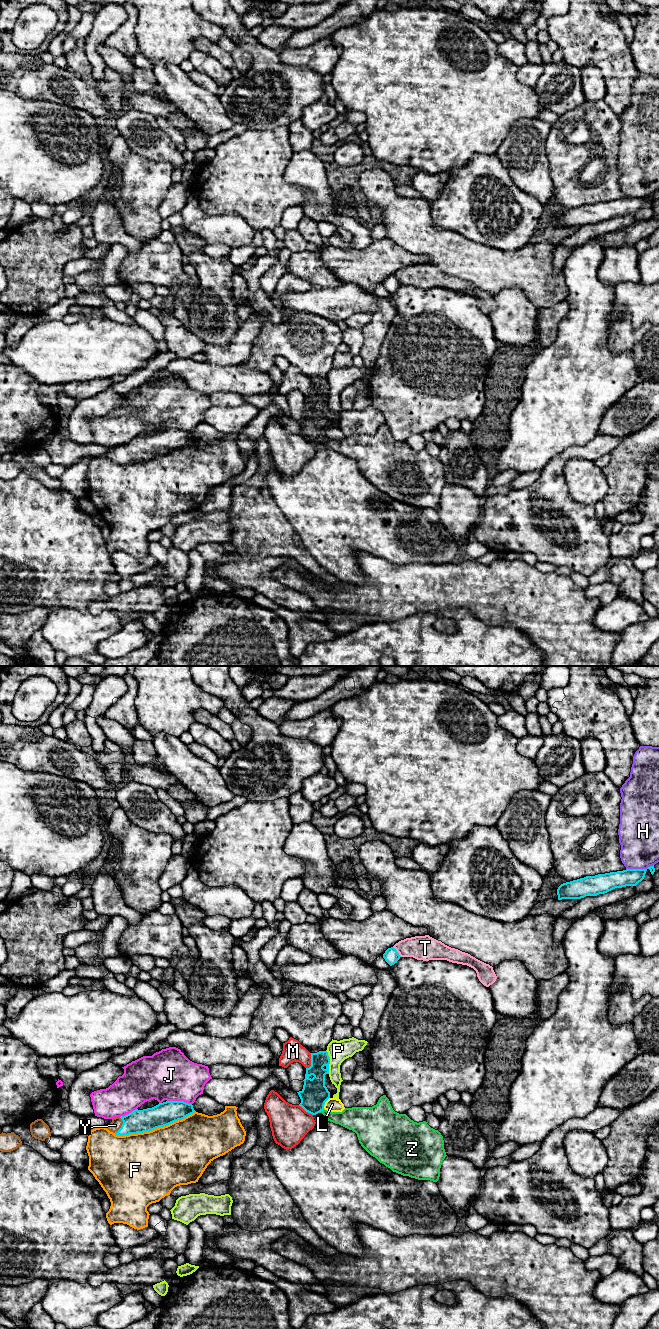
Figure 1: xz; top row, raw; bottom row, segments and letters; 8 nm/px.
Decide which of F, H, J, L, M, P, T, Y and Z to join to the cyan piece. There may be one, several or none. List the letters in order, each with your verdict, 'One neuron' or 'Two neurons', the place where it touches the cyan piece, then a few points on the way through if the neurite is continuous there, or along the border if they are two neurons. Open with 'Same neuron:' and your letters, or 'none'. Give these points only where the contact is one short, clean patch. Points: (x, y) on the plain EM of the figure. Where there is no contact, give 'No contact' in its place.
Same neuron: Y
F: Two neurons. Touches cyan at xz (154, 456)
H: Two neurons. Touches cyan at xz (639, 197)
J: Two neurons. Touches cyan at xz (179, 429)
L: Two neurons. Touches cyan at xz (324, 431)
M: Two neurons. Touches cyan at xz (311, 389)
P: Two neurons. Touches cyan at xz (329, 390)
T: Two neurons. Touches cyan at xz (396, 279)
Y: One neuron. Touches cyan at xz (122, 453). Path across: xz (138, 449), (122, 453), (115, 453)
Z: Two neurons. Touches cyan at xz (321, 438)

